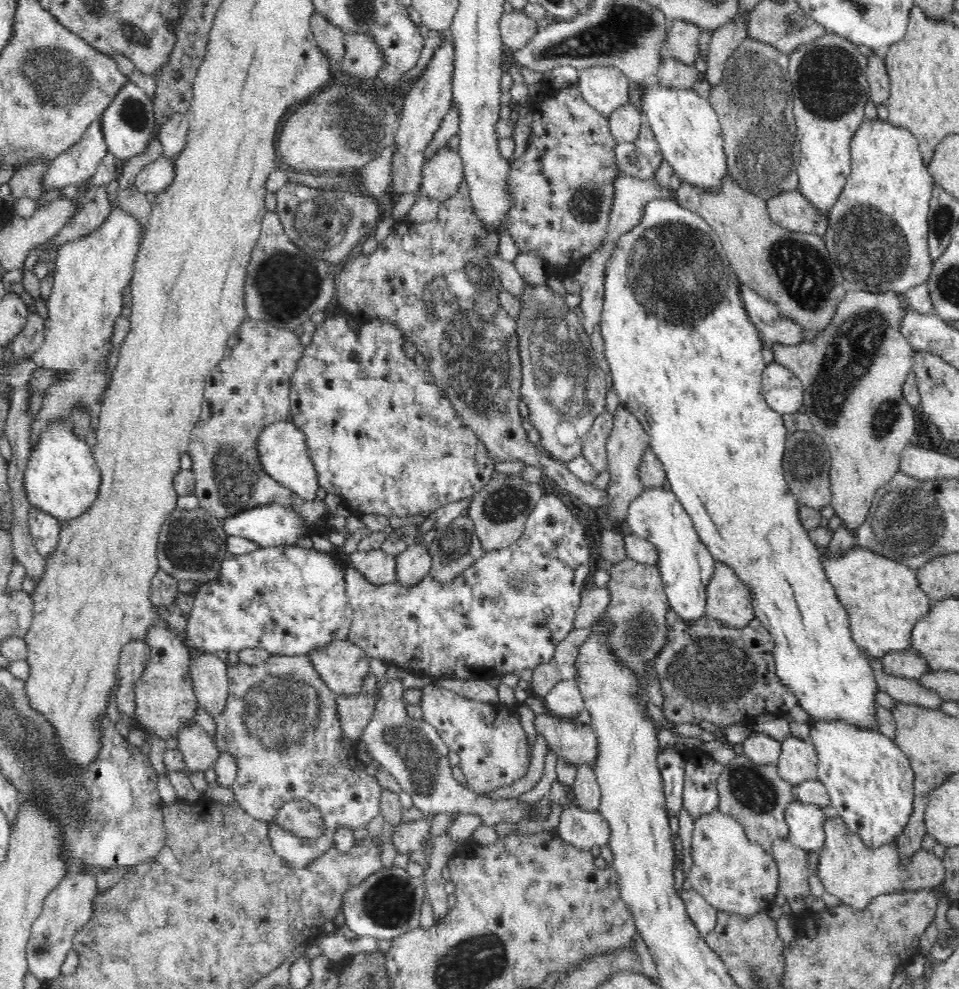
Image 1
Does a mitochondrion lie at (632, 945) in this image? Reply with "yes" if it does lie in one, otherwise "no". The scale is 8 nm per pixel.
no

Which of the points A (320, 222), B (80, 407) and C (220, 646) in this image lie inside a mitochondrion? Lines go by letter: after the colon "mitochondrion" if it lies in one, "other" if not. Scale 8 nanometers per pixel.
A: mitochondrion
B: other
C: other

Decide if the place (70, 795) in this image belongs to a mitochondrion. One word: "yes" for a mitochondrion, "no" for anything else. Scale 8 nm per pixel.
yes

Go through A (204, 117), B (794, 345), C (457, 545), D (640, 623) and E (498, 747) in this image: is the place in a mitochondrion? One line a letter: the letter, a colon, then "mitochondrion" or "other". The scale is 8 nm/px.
A: other
B: other
C: mitochondrion
D: mitochondrion
E: other

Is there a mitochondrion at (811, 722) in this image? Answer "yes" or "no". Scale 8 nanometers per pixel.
no

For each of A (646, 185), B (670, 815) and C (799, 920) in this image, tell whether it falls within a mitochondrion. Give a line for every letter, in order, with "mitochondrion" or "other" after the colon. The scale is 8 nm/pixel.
A: other
B: other
C: other

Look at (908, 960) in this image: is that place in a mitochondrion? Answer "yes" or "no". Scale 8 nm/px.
no

